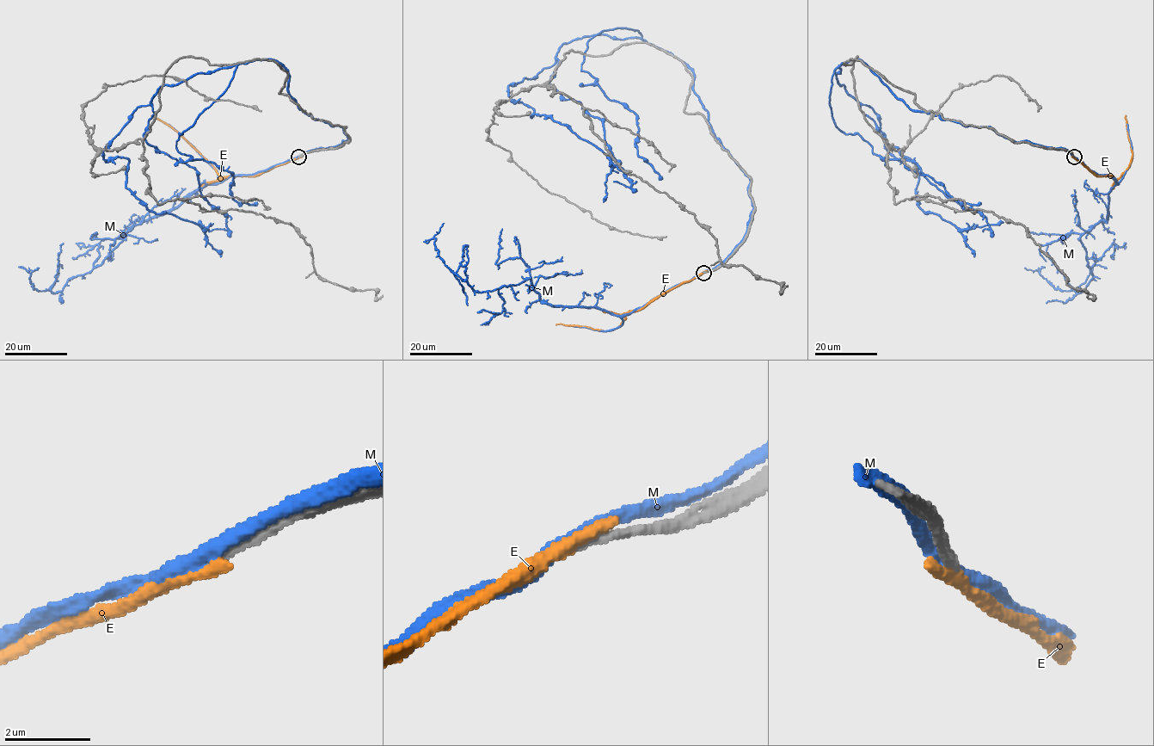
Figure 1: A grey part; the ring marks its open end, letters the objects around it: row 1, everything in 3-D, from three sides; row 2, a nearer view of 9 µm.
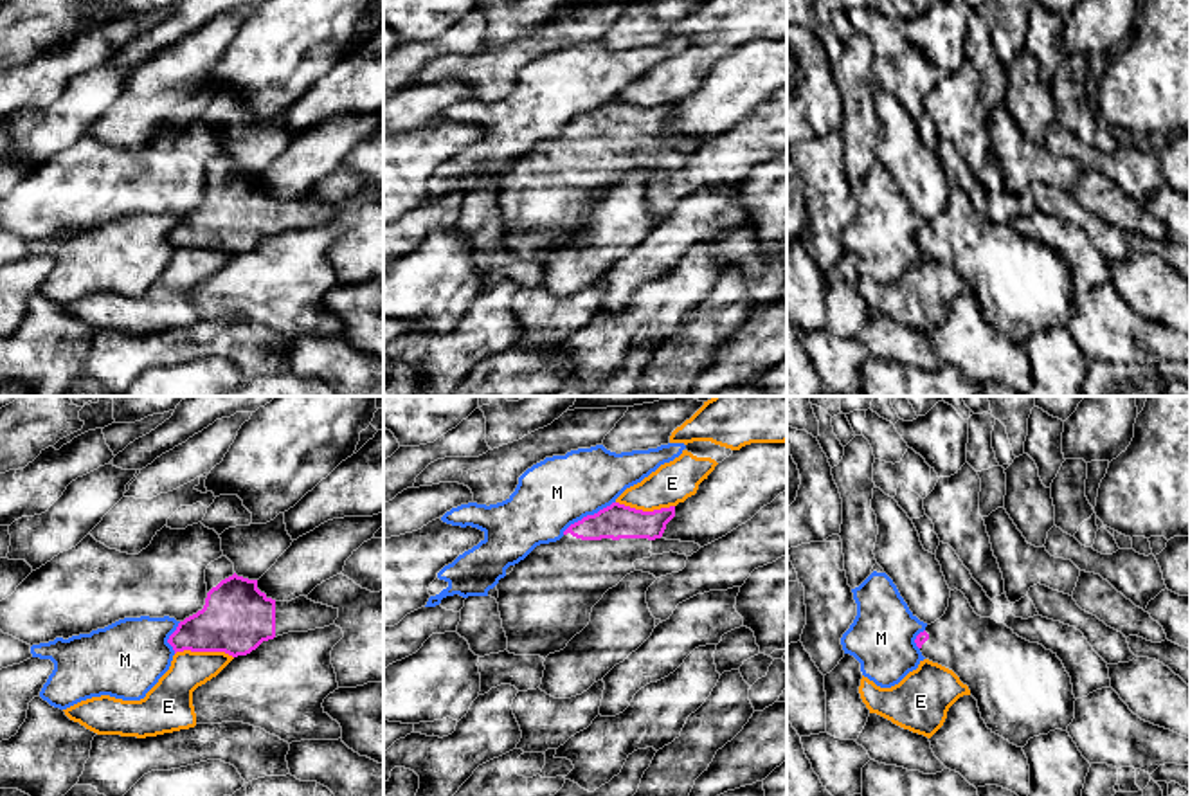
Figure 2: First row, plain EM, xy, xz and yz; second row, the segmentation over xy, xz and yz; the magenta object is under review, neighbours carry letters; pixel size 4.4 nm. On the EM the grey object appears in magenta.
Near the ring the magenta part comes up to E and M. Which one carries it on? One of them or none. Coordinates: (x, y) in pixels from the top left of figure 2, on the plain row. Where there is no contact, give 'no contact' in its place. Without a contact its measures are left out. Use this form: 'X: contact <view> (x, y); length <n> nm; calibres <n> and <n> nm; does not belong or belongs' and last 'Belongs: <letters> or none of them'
E: contact xy (204, 247); length 260 nm; calibres 320 and 180 nm; does not belong
M: contact xz (587, 112); length 280 nm; calibres 160 and 320 nm; does not belong
Belongs: none of them

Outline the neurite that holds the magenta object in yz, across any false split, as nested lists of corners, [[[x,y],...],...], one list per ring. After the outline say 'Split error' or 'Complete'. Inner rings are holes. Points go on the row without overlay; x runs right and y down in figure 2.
[[[958,185],[951,187],[945,211],[927,222],[915,240],[925,256],[952,267],[969,283],[987,324],[1017,344],[1033,333],[1066,328],[1075,315],[1071,274],[1057,250],[1019,234],[1005,220],[978,213]]]. Split error

